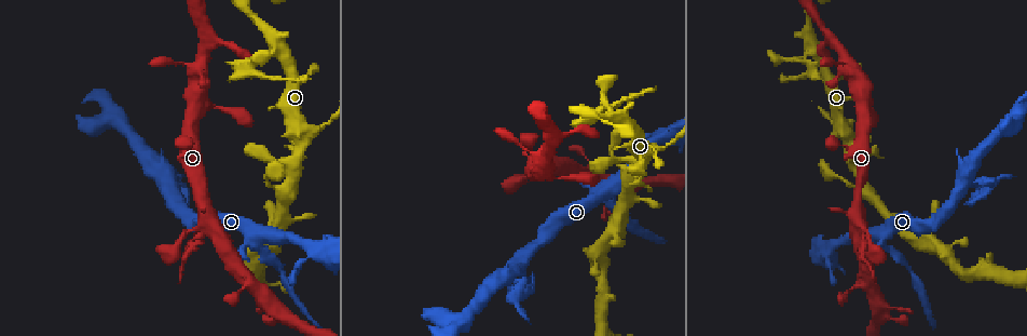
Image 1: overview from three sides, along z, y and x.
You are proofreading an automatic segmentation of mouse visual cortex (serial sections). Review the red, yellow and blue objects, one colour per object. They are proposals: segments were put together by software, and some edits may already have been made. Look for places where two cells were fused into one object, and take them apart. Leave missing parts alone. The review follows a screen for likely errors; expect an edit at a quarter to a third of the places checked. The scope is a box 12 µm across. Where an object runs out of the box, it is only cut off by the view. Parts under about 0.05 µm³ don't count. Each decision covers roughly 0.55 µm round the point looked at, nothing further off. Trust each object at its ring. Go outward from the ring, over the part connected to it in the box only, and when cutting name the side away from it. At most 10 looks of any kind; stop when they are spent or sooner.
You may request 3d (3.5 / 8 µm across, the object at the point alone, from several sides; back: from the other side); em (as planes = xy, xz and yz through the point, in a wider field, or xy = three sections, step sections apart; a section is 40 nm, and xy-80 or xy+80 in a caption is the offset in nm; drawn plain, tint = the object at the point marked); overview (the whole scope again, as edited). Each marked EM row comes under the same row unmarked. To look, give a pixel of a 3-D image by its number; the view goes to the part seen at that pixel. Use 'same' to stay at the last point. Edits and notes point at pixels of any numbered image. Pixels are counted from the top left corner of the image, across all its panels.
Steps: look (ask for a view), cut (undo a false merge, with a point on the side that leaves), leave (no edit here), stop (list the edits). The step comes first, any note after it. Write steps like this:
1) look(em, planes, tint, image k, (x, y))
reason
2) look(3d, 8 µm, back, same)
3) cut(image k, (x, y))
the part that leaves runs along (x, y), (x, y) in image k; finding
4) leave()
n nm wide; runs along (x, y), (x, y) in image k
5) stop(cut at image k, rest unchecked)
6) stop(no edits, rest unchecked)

look(3d, 3.5 µm, image 1, (544, 160))
side arm on a straight run

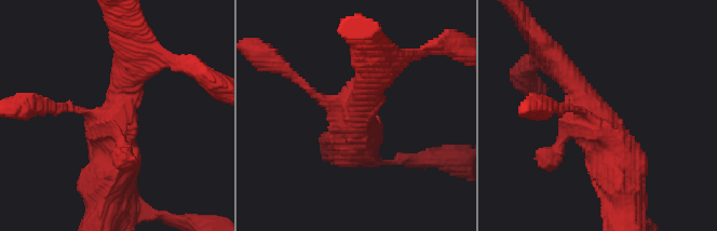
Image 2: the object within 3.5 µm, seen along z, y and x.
look(em, xy, step 2, tint, image 2, (353, 117))

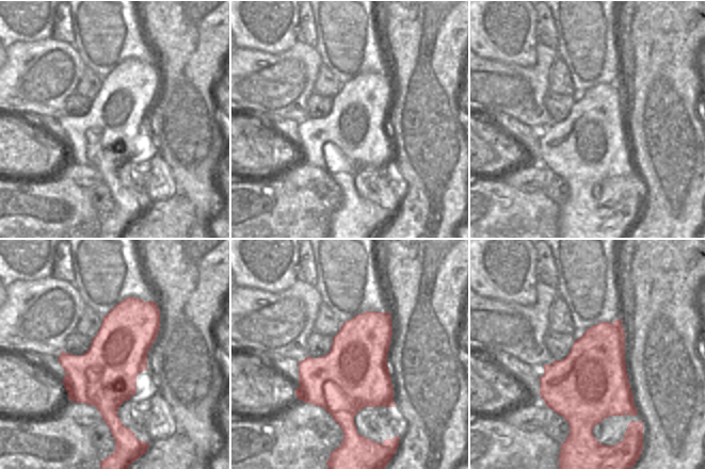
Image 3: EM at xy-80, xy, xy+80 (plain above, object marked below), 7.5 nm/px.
leave()
500 nm wide; runs along (624, 191), (622, 151), (560, 65) in image 2; continuous, no second cell

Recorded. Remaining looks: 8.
look(3d, 3.5 µm, image 1, (607, 108))
arms part here

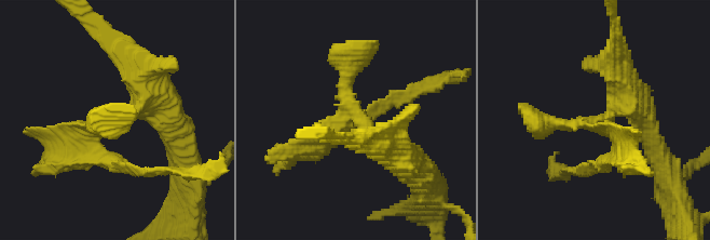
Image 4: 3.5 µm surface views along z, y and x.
look(em, xy, step 3, tint, image 4, (598, 121))

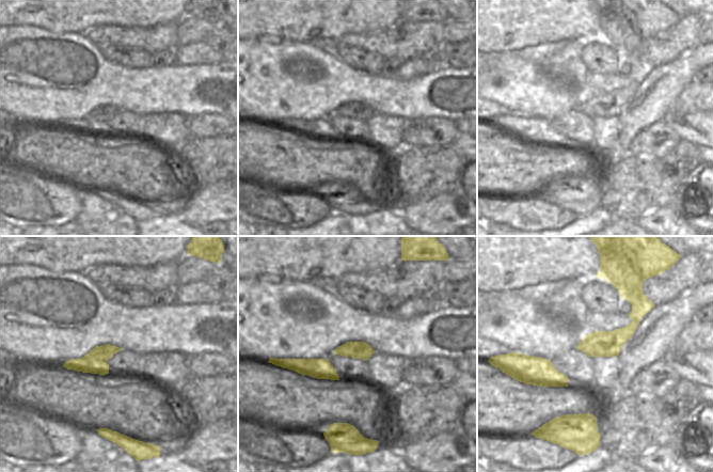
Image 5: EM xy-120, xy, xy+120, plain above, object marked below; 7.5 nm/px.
look(em, planes, tint, same)
another direction

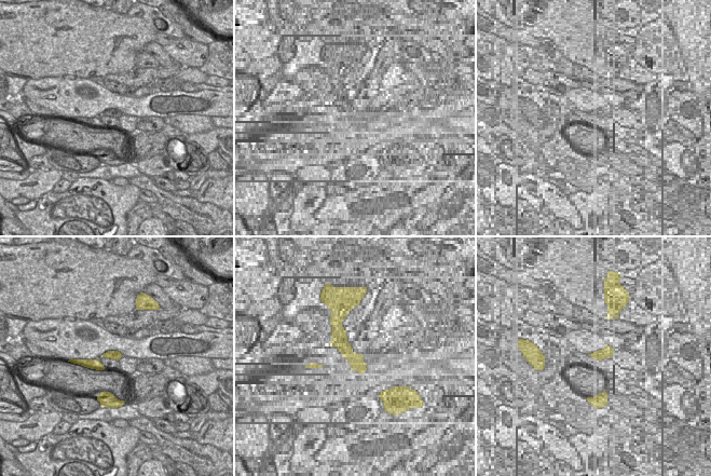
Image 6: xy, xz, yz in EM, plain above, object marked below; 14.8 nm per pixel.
cut(image 4, (95, 157))
130 nm wide; the part that leaves runs along (594, 125), (649, 172) in image 4; two cells meet here

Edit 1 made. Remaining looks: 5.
look(3d, 3.5 µm, image 1, (256, 234))

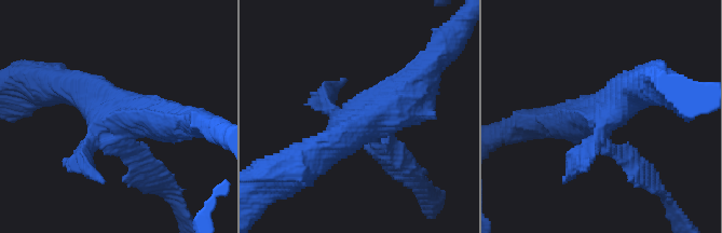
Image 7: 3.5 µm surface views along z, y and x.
look(em, xy, step 3, tint, image 7, (607, 114))
shape alone is not enough

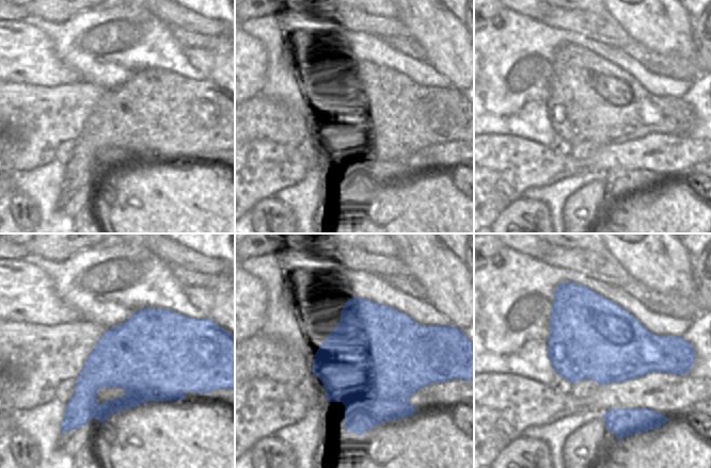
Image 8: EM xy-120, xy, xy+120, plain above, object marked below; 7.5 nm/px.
look(em, planes, tint, same)
another direction

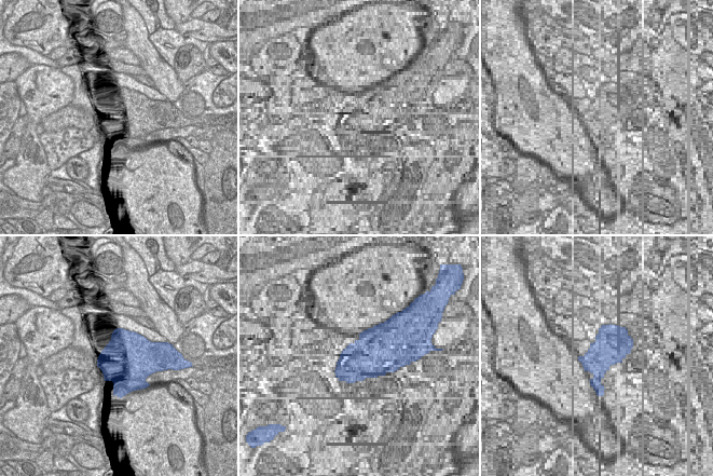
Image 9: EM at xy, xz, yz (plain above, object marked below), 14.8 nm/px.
leave()
750 nm wide; runs along (299, 167), (418, 82) in image 7; all the same cell

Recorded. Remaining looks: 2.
look(3d, 3.5 µm, image 1, (316, 250))
three-way junction

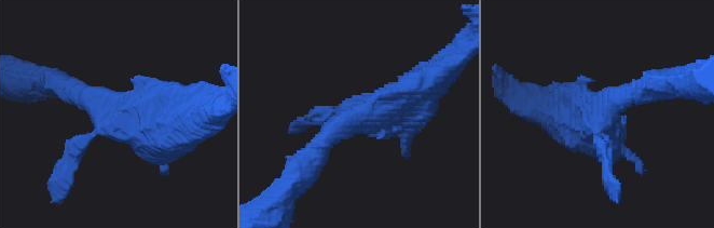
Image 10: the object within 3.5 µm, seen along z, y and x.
look(em, planes, tint, image 10, (114, 110))
shape alone is not enough

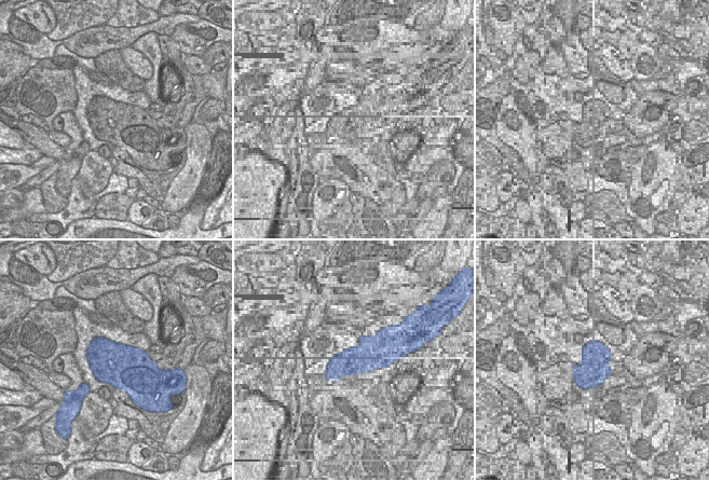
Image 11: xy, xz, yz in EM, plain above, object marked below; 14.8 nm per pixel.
leave()
runs along (319, 146), (415, 85) in image 10; all the same cell

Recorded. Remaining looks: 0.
stop(cut at image 4, rest unchecked)

